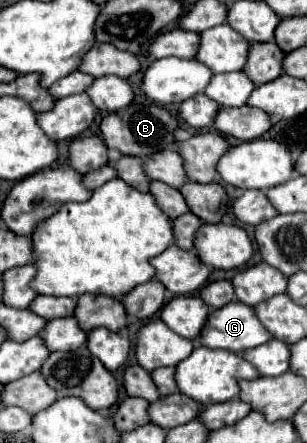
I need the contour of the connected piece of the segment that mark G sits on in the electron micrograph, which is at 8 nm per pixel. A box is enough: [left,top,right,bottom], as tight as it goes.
[195,301,271,353]

